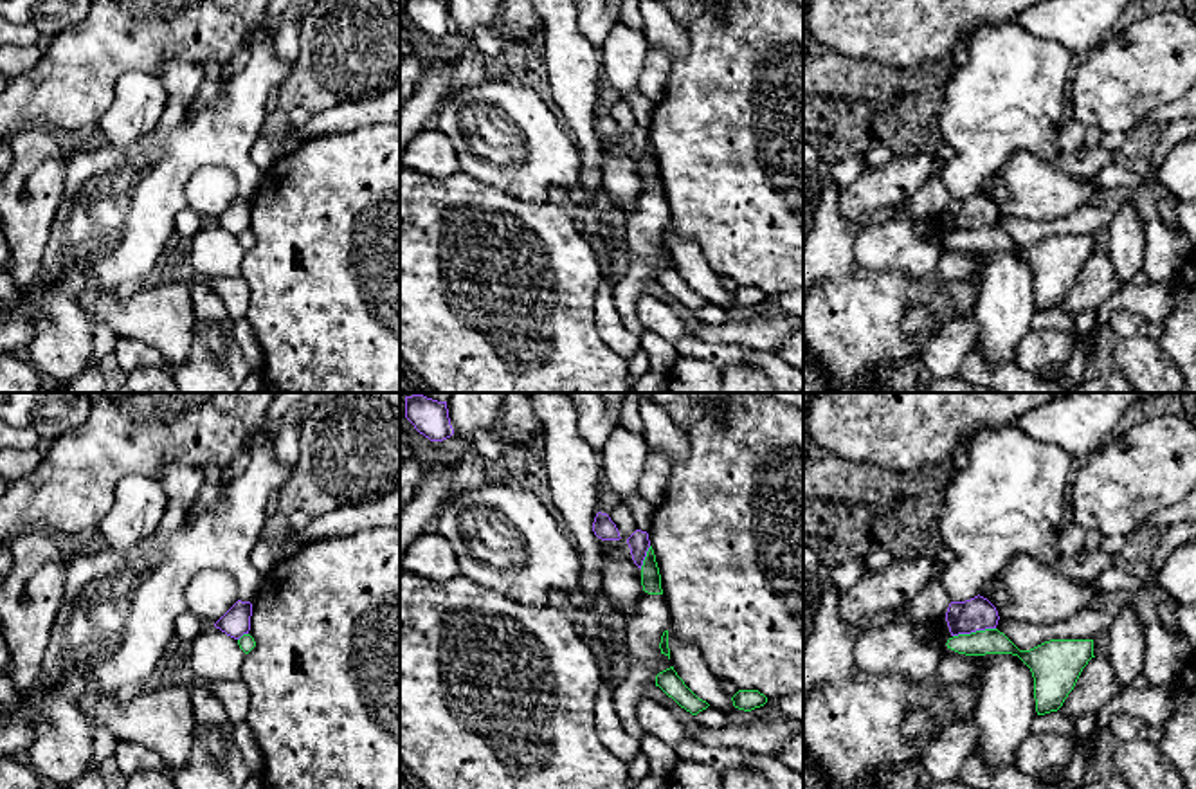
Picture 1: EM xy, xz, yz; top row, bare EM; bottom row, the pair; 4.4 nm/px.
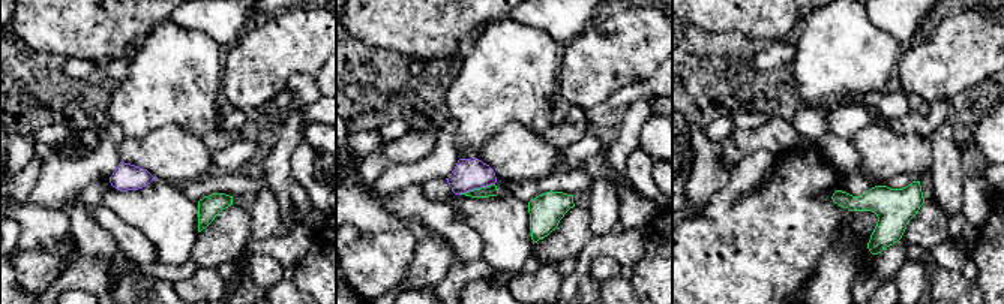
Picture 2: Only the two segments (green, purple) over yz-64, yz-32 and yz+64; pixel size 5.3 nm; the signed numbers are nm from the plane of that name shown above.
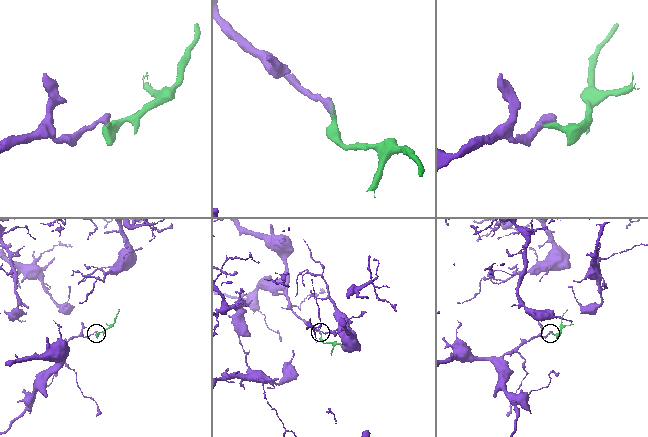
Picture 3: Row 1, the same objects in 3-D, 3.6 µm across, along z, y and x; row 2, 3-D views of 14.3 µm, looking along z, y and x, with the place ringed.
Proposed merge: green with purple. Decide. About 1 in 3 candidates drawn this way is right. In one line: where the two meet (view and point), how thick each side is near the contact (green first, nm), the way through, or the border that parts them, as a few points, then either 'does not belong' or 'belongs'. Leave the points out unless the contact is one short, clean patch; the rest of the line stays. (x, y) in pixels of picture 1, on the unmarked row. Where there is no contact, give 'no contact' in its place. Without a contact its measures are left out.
contact yz (973, 229); calibres 110 and 150 nm; border yz (995, 224), (953, 233); does not belong

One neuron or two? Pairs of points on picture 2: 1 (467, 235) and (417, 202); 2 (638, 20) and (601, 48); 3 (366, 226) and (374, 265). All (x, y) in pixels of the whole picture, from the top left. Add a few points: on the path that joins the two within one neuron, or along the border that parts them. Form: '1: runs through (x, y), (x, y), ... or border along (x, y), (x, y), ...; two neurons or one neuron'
1: runs through (455, 229), (429, 211); one neuron
2: runs through (629, 29), (610, 48); one neuron
3: border along (402, 223), (365, 240), (357, 237); two neurons

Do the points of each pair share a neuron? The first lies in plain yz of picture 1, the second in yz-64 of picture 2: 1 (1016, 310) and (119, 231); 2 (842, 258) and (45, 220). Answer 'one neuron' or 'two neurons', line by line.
1: two neurons
2: one neuron

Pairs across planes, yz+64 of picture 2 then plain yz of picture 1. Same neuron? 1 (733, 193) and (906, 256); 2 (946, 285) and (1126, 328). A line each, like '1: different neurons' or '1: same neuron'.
1: same neuron
2: different neurons

